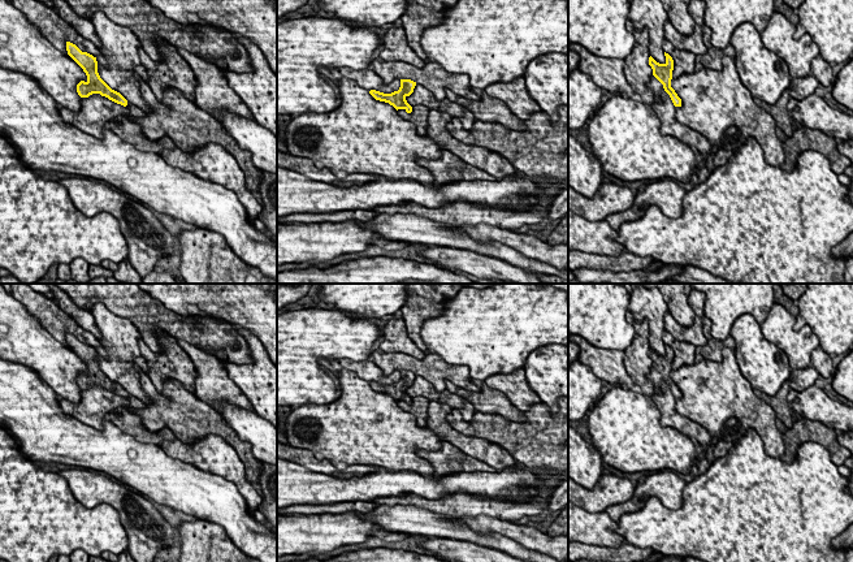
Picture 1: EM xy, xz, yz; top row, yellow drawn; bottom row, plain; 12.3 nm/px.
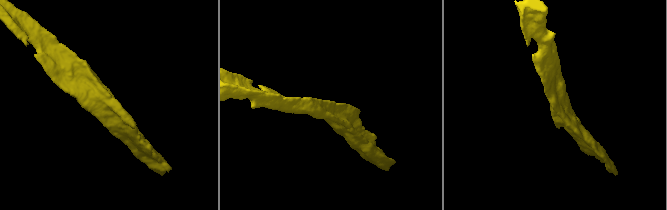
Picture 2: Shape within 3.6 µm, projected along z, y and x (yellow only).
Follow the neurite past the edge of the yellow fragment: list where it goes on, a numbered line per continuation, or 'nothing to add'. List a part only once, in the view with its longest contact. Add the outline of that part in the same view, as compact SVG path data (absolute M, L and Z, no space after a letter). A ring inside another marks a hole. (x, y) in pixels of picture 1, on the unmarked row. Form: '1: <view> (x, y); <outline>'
1: xy (134, 402); M127 394L126 398L129 401L129 405L133 408L144 408L146 407L146 405L140 399L138 399L138 398L135 398L135 397L130 395L130 394Z

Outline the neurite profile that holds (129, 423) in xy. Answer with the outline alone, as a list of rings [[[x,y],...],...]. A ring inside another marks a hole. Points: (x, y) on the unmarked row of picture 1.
[[[117,407],[108,412],[108,419],[121,432],[133,436],[139,442],[160,445],[164,441],[174,441],[177,438],[169,428],[157,432],[147,431],[142,424],[142,419],[138,415],[131,414],[126,407]]]

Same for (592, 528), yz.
[[[568,500],[568,542],[618,549],[625,539],[616,528],[618,523],[606,511],[588,513]]]

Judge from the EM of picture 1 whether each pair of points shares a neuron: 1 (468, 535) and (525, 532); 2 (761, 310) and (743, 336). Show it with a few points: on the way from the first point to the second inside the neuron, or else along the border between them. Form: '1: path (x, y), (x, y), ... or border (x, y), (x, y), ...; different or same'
1: path (483, 534), (511, 534); same
2: border (760, 324), (750, 315), (741, 315), (730, 333); different

